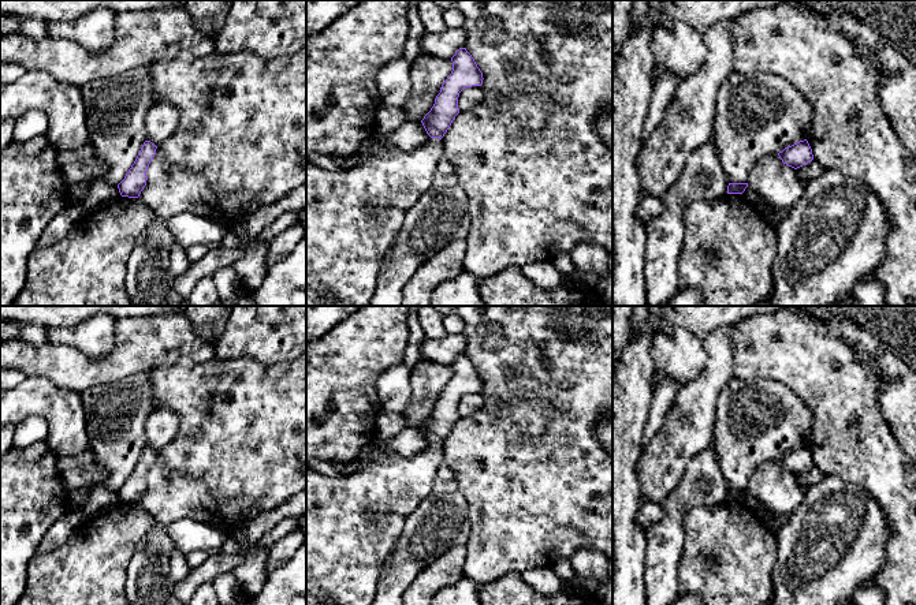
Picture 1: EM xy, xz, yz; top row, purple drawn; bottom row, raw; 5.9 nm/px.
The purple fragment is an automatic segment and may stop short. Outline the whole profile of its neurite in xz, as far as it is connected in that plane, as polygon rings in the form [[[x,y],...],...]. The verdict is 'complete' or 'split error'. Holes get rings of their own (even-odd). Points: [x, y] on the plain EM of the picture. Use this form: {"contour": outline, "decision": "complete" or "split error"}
{"contour": [[[459,354],[451,363],[453,377],[443,388],[431,417],[421,426],[431,444],[442,445],[459,419],[459,399],[472,392],[483,391],[483,378],[466,354]]], "decision": "complete"}

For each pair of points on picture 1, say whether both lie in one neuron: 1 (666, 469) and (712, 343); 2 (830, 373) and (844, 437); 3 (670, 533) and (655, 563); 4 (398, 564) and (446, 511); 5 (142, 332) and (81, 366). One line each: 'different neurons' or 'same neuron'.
1: same neuron
2: same neuron
3: same neuron
4: same neuron
5: same neuron

